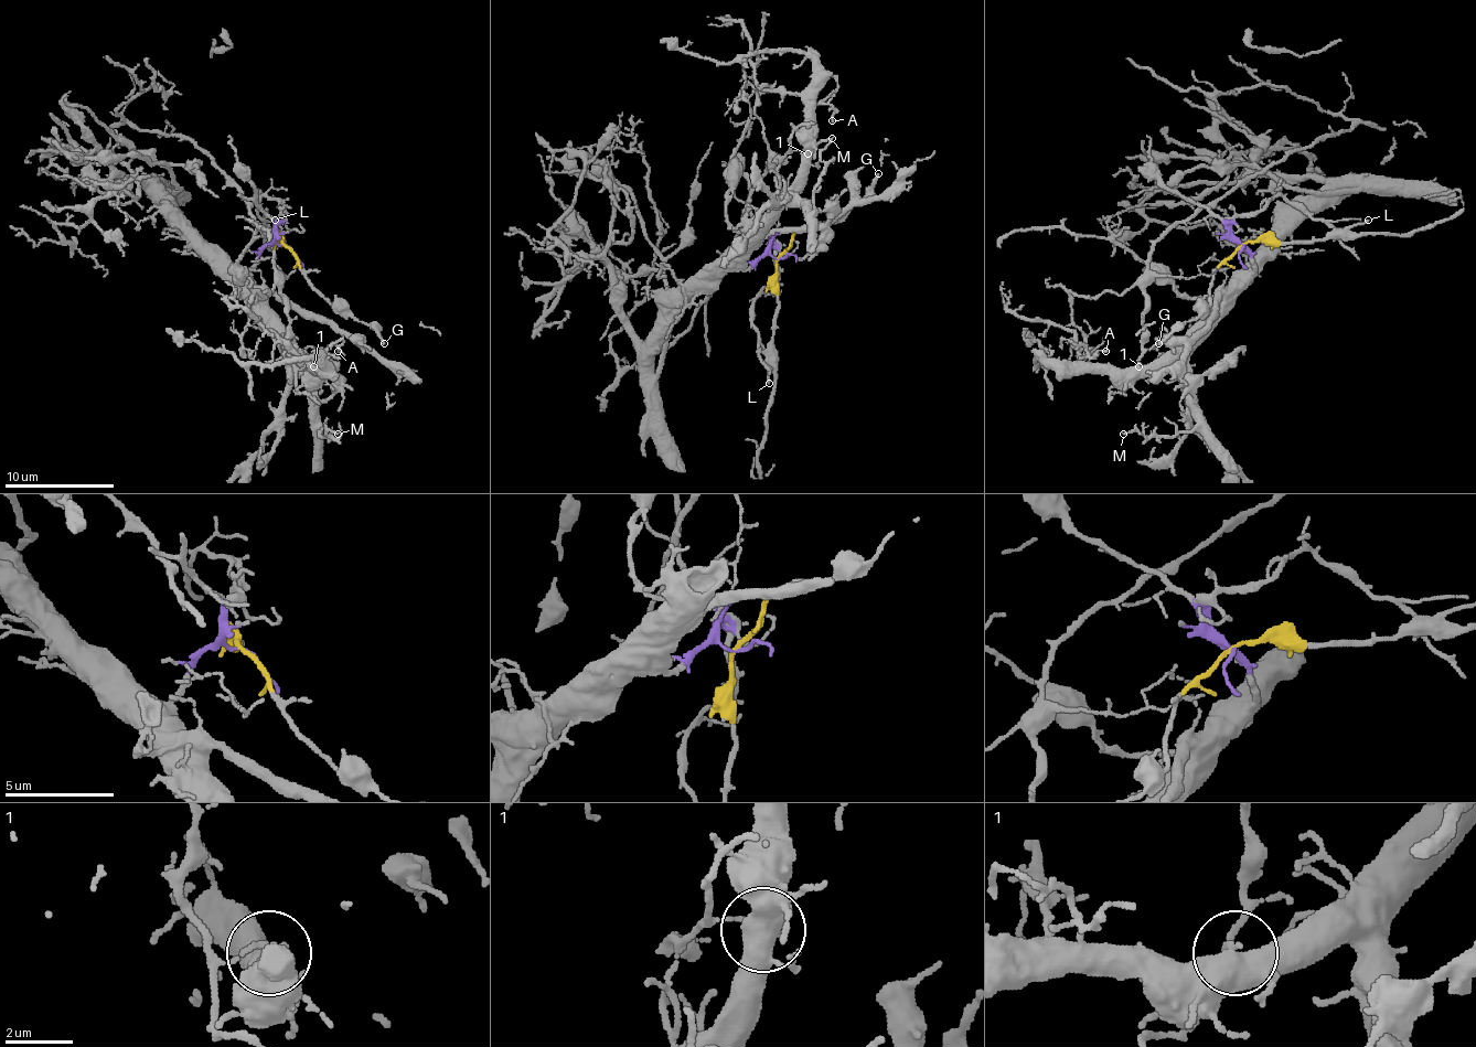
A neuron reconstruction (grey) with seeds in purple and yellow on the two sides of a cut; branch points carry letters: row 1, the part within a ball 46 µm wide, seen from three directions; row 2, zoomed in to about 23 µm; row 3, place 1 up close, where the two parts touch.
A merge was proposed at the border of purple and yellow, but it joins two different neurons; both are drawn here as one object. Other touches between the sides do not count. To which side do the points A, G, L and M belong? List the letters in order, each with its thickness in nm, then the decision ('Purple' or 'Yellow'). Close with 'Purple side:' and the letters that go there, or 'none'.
A: Thickness 140 nm. Purple
G: Thickness 190 nm. Yellow
L: Thickness 160 nm. Yellow
M: Thickness 120 nm. Purple
Purple side: A, M

